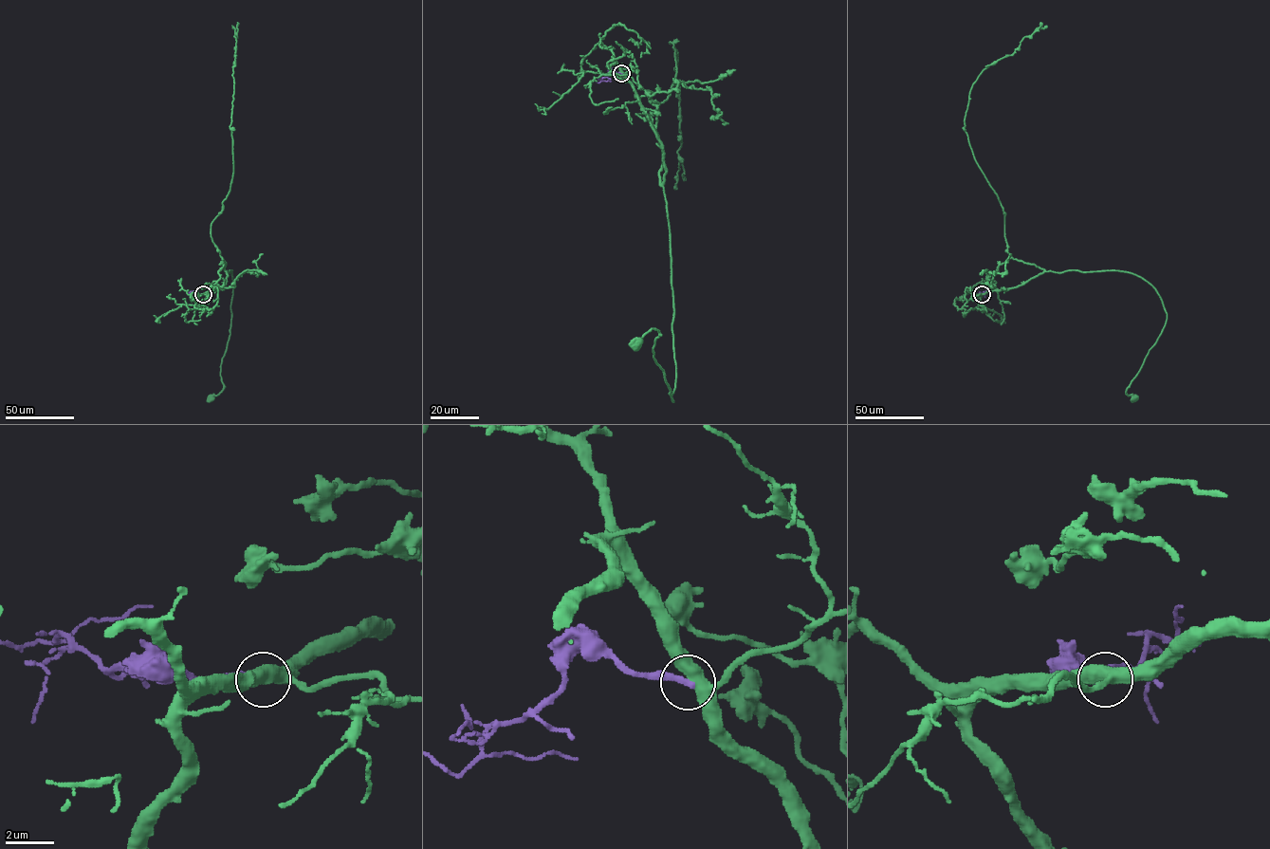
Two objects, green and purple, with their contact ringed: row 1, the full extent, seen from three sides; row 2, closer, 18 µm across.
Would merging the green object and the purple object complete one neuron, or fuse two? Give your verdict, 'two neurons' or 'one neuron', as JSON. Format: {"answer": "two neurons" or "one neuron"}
{"answer": "two neurons"}

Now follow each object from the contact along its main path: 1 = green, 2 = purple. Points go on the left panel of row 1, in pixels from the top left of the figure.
1: (203, 294), (225, 285), (226, 271), (231, 270), (230, 335), (220, 365), (224, 388), (211, 397)
2: (203, 294), (192, 292), (196, 290)

